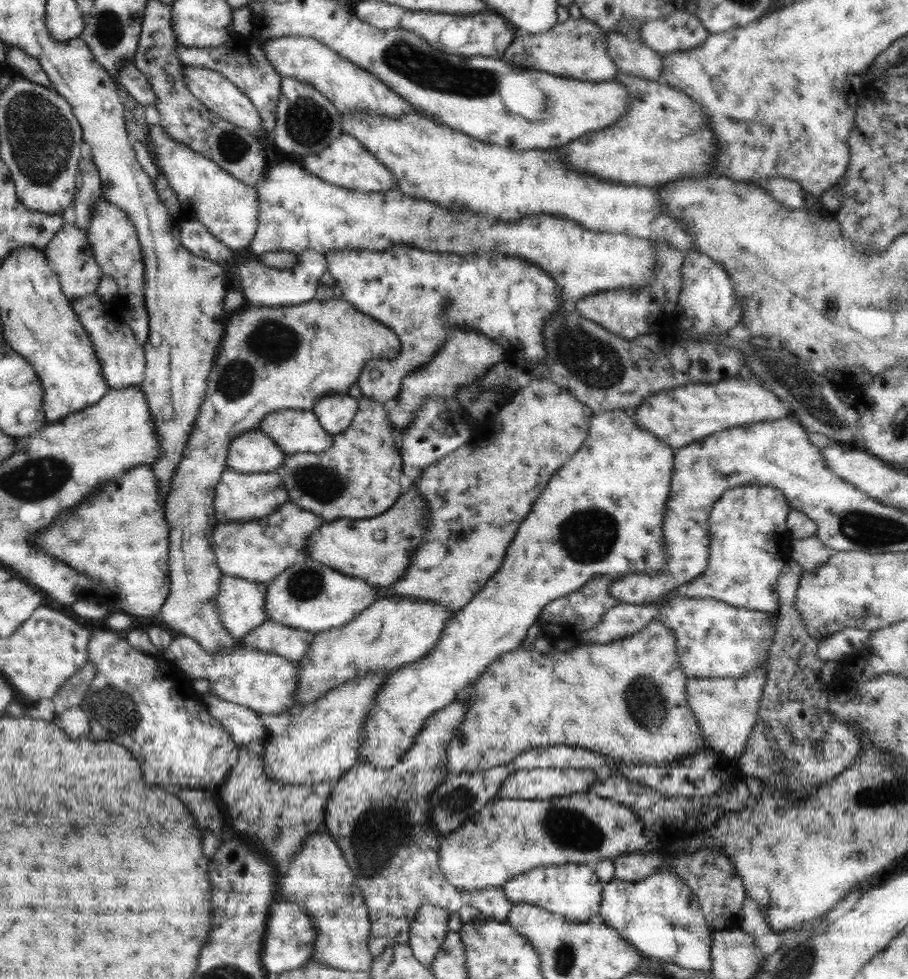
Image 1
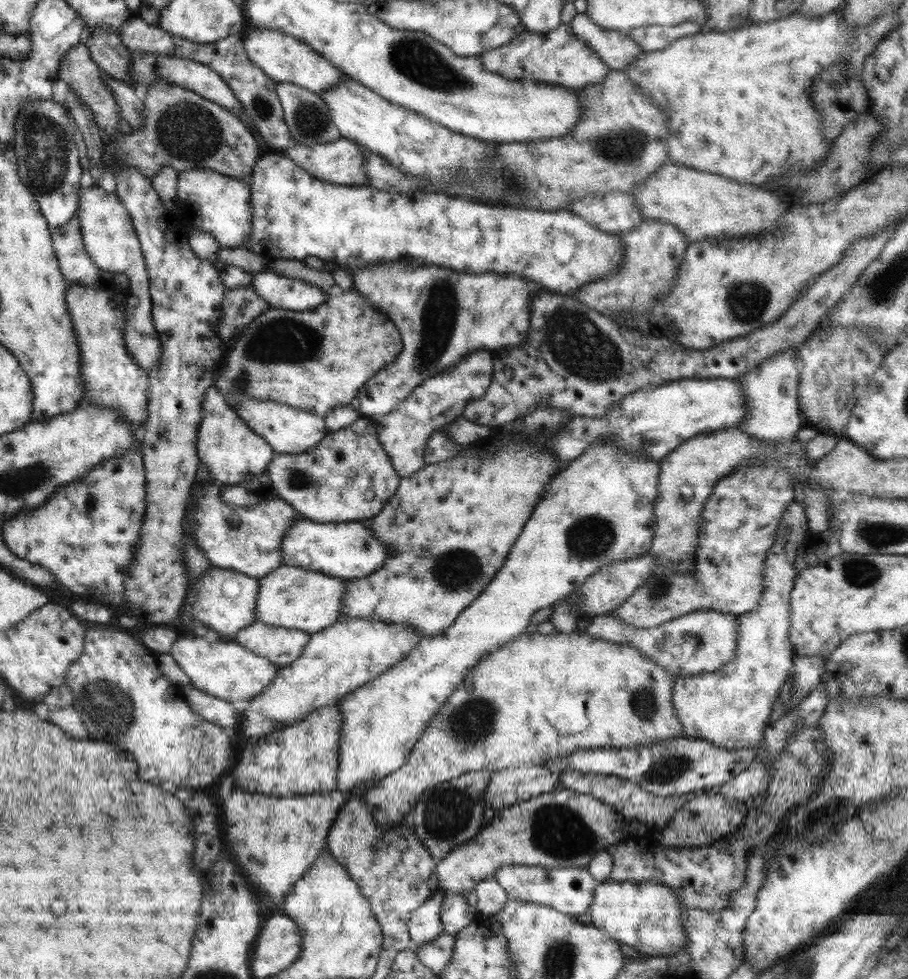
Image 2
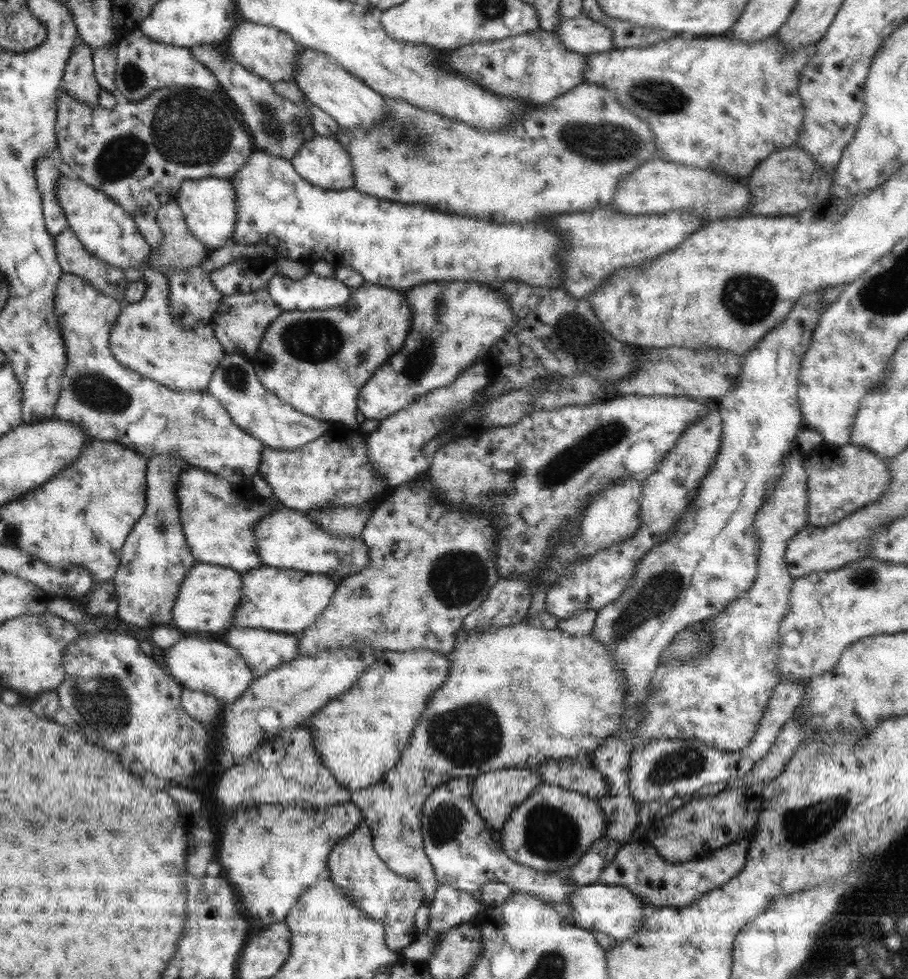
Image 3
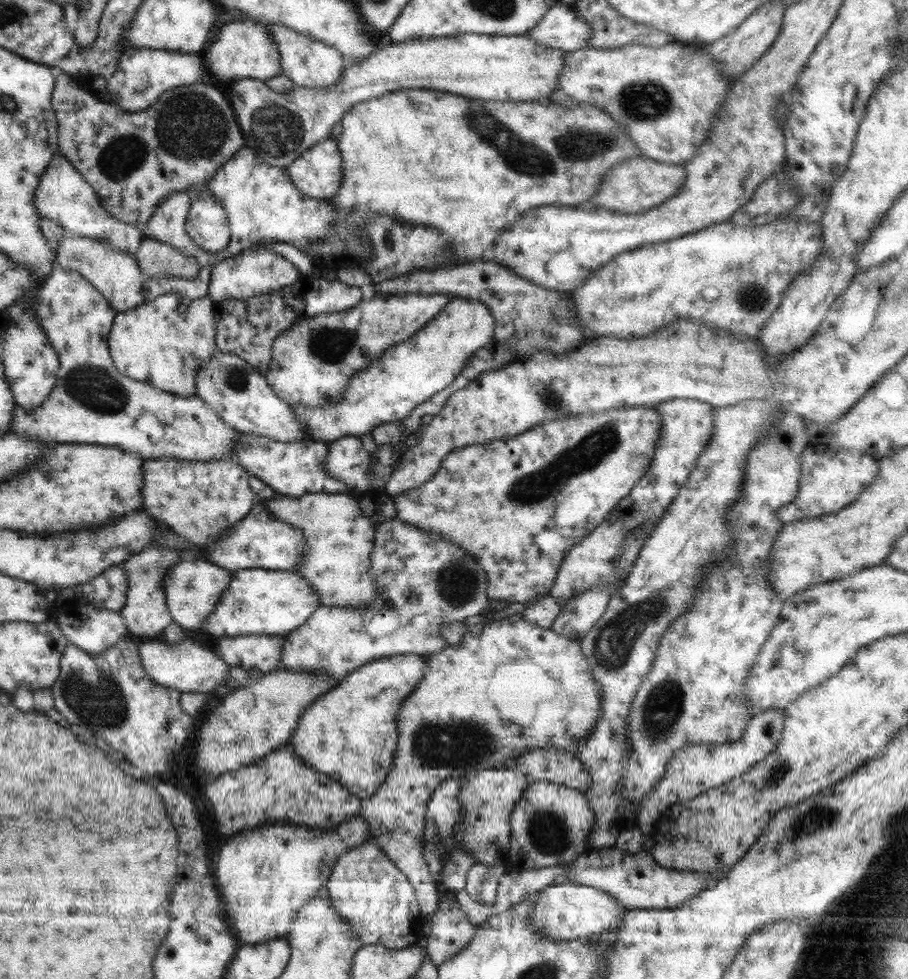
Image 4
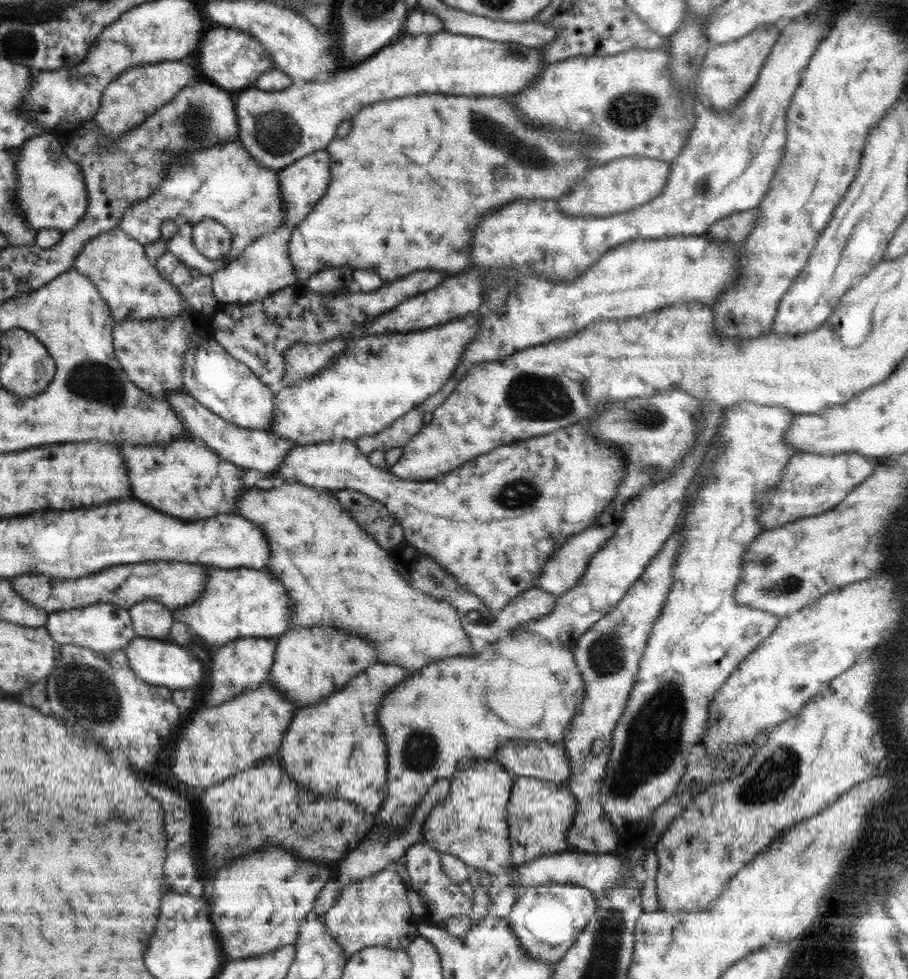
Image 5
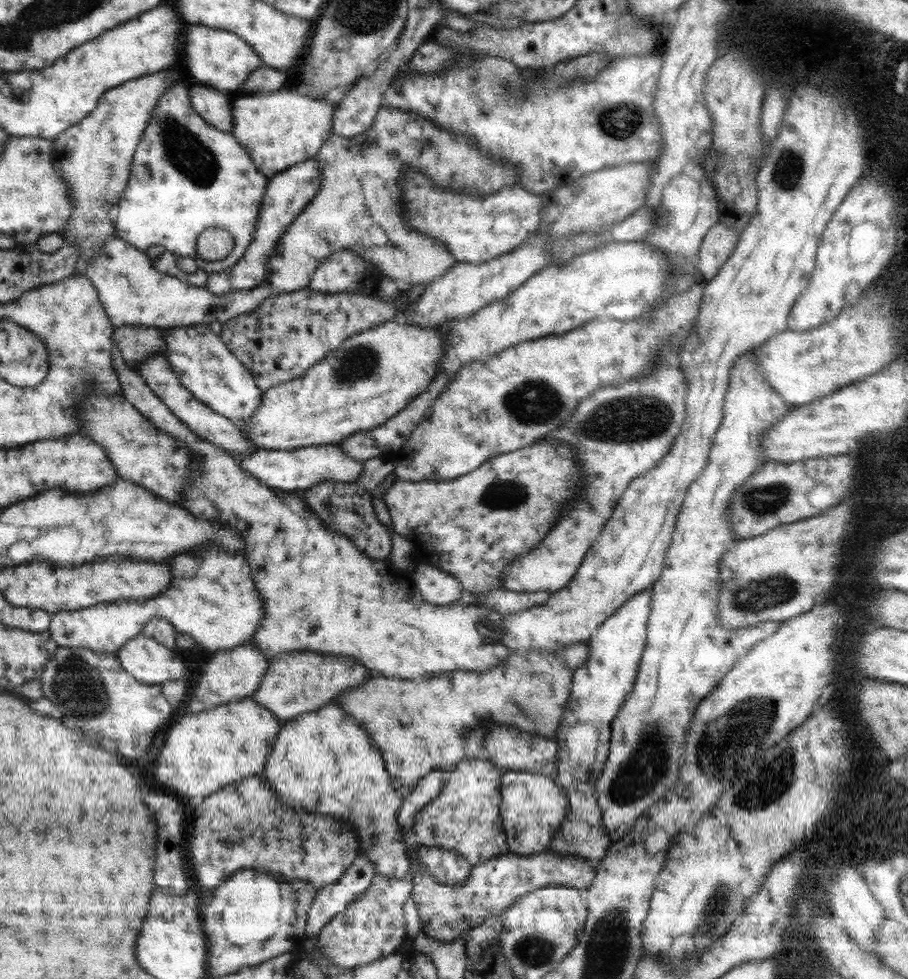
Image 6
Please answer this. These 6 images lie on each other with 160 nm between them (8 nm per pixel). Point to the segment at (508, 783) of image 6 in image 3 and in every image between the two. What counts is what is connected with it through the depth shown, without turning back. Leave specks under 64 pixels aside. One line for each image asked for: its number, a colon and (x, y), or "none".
3: (551, 829)
4: (549, 825)
5: (538, 813)

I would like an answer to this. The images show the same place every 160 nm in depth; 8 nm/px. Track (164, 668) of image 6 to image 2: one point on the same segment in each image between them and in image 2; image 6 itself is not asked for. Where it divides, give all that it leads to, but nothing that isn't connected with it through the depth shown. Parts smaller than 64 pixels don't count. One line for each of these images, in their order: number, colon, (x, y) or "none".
2: (223, 669)
3: (210, 667)
4: (187, 667)
5: (158, 662)

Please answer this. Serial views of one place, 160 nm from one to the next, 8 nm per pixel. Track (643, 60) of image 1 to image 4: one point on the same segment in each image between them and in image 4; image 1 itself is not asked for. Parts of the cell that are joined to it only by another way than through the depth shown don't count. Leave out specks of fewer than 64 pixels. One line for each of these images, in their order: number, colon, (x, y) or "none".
2: (616, 50)
3: (584, 36)
4: (559, 28)

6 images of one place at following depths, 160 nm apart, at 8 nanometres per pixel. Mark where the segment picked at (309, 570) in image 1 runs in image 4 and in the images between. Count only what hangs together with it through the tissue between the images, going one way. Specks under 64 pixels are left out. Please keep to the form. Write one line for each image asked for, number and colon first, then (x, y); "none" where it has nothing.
2: (305, 600)
3: (287, 601)
4: (256, 601)

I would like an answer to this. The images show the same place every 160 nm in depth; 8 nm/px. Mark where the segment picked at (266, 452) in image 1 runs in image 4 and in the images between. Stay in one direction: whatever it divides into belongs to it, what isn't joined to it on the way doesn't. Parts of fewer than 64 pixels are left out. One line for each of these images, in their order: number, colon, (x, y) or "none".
2: (229, 451)
3: (109, 402)
4: (91, 402)

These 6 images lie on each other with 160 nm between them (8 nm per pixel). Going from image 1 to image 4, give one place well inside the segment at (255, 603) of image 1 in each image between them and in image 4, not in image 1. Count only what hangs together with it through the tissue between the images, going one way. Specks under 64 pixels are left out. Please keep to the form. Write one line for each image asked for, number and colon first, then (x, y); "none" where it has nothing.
2: (223, 600)
3: (206, 601)
4: (191, 587)

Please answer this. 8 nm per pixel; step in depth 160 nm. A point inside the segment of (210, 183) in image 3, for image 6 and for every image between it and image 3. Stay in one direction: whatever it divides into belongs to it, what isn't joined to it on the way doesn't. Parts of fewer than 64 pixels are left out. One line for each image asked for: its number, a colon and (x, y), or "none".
4: (206, 224)
5: (211, 239)
6: (212, 244)

